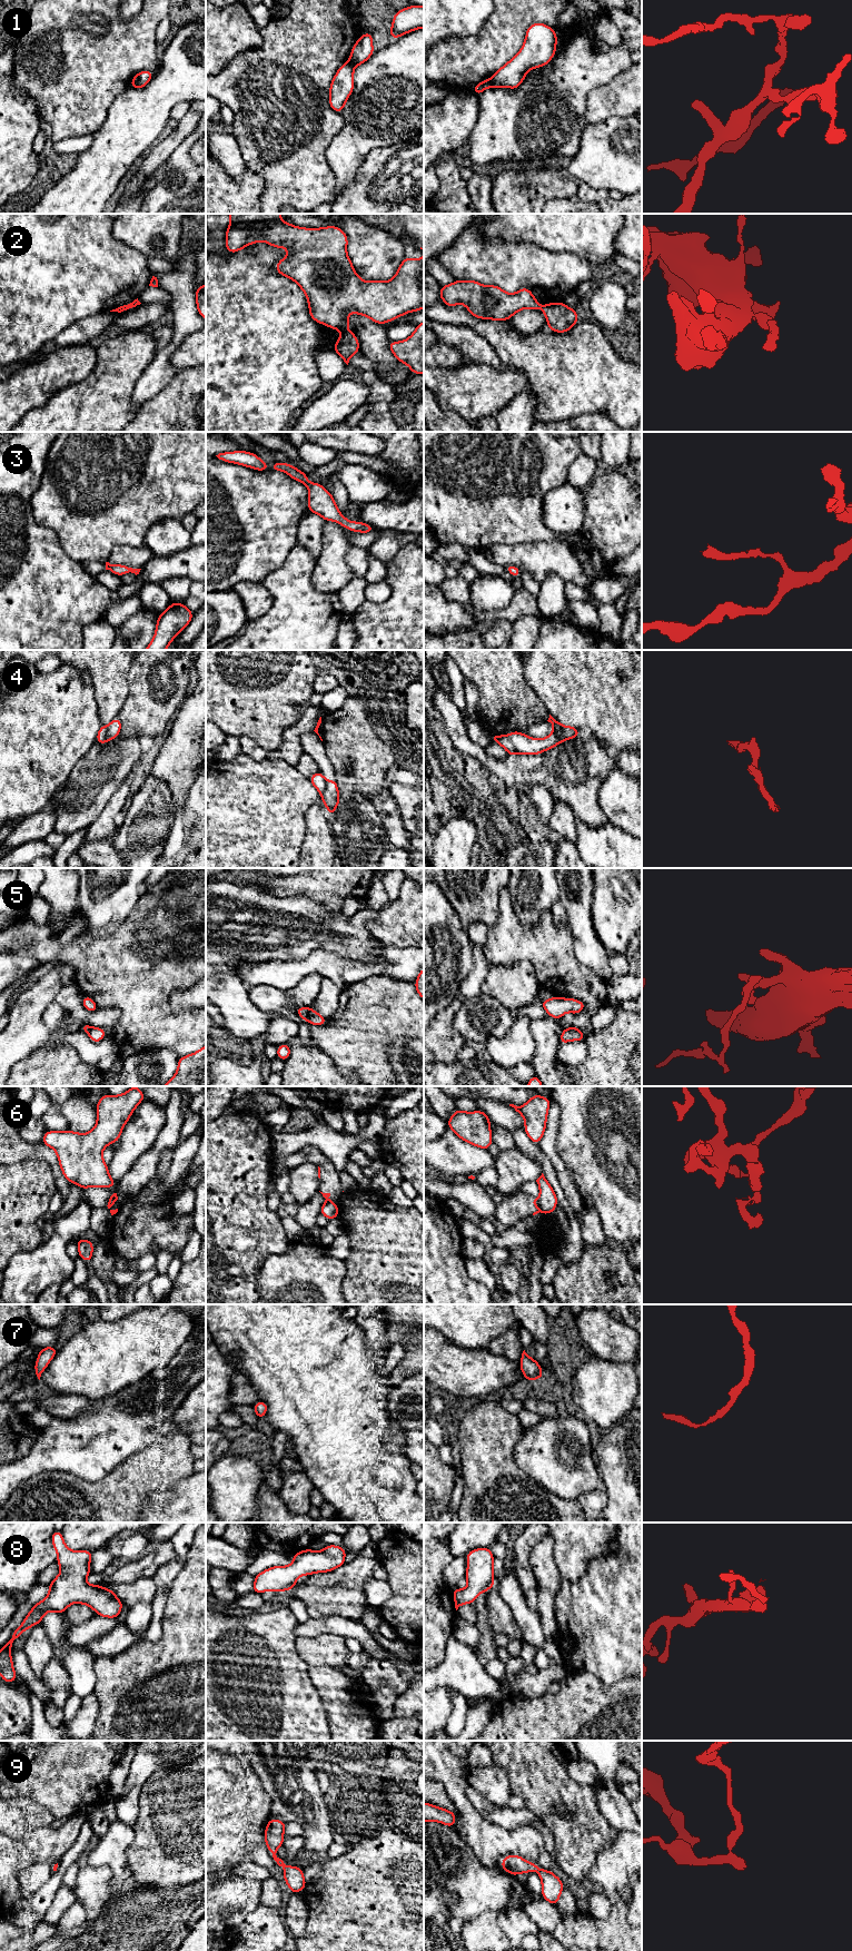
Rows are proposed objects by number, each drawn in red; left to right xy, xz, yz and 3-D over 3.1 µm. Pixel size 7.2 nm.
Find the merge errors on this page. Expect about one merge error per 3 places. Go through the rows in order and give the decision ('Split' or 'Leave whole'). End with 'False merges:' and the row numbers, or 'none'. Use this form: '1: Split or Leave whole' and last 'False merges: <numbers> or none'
1: Split
2: Split
3: Leave whole
4: Split
5: Split
6: Split
7: Leave whole
8: Leave whole
9: Leave whole
False merges: 1, 2, 4, 5, 6

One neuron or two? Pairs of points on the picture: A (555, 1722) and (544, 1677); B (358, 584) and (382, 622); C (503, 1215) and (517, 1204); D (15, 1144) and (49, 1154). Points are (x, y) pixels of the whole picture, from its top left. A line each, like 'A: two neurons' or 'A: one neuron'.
A: two neurons
B: two neurons
C: one neuron
D: one neuron

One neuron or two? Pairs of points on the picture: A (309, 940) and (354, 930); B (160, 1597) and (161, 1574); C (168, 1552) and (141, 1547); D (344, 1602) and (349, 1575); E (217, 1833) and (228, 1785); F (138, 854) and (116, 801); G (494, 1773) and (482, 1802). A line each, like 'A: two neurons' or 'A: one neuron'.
A: one neuron
B: one neuron
C: two neurons
D: one neuron
E: one neuron
F: one neuron
G: two neurons

